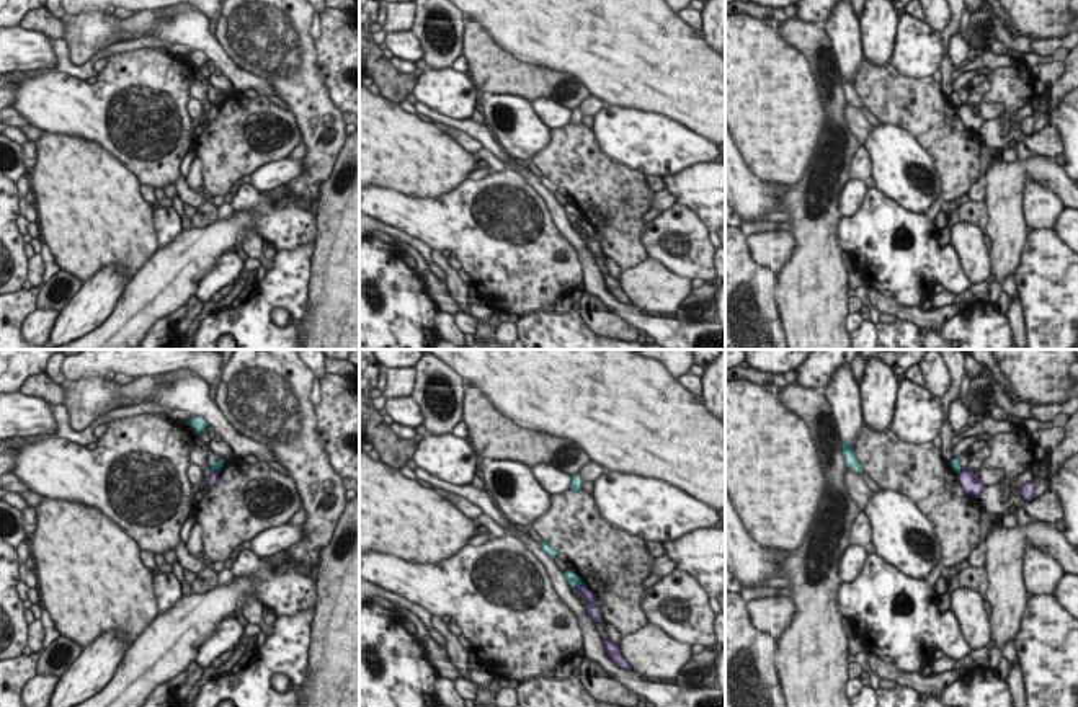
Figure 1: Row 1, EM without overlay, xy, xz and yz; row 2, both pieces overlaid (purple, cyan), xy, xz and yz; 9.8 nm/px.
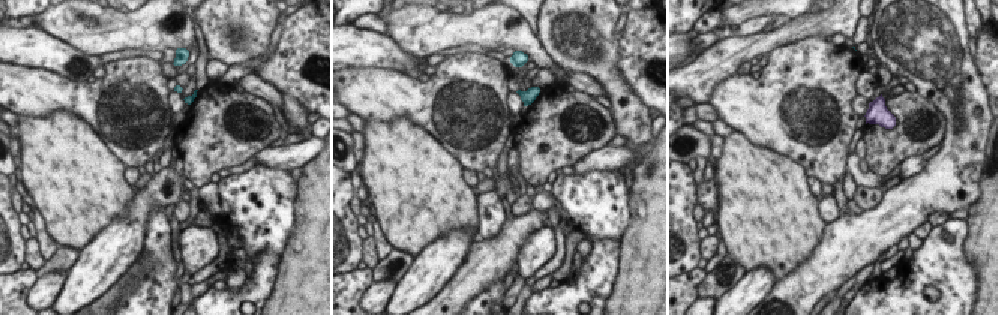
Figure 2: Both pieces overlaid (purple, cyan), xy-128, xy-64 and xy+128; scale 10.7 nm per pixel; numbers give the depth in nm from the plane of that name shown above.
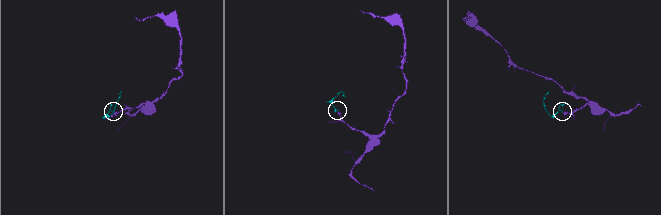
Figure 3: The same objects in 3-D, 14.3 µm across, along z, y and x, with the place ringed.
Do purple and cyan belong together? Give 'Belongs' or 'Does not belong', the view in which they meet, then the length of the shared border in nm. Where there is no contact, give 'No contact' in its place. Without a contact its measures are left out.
Does not belong. Touches purple in xz. Shared border 100 nm

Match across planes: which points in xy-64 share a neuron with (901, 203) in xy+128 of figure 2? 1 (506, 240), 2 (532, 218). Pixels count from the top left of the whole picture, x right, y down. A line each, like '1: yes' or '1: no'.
1: yes
2: yes

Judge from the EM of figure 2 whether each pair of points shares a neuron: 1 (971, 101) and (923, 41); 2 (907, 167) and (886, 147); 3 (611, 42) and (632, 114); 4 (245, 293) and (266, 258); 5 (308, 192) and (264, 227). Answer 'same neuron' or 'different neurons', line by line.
1: same neuron
2: different neurons
3: same neuron
4: same neuron
5: different neurons

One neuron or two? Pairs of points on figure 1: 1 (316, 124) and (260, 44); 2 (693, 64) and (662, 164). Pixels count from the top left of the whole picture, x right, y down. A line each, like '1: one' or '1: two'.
1: one
2: two

